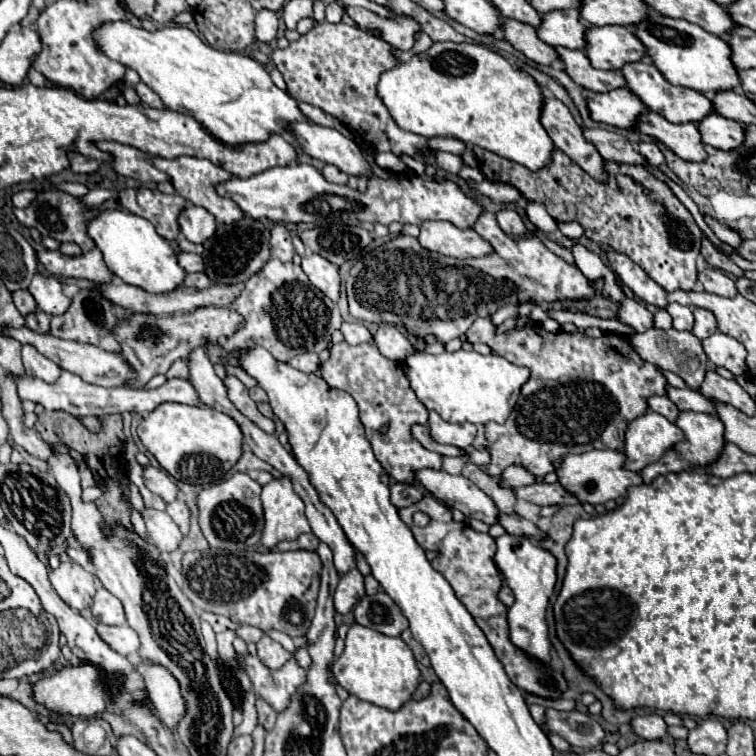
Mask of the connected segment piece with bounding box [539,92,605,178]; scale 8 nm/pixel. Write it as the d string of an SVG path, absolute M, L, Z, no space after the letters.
M545 92L543 96L539 122L547 130L555 148L565 152L587 174L593 174L593 178L605 178L605 174L601 174L601 154L597 154L597 150L593 150L593 146L589 146L589 142L581 138L581 126L573 120L567 106L549 92Z

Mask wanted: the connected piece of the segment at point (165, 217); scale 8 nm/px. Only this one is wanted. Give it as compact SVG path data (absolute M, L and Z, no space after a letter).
M137 188L137 190L121 190L119 202L129 212L147 218L153 222L157 232L173 242L179 236L179 214L187 206L187 200L179 194L163 194L151 188Z

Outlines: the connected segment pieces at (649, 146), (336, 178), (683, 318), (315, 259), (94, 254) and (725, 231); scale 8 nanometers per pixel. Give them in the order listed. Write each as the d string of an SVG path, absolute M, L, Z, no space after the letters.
M641 142L641 144L639 144L639 154L647 160L647 164L649 164L651 168L659 168L659 166L665 162L665 158L663 158L663 154L661 154L661 150L657 148L655 142Z
M325 164L325 168L321 170L321 174L325 176L325 180L333 182L333 184L347 184L347 174L337 170L337 166L331 166L331 164Z
M673 302L673 304L667 306L667 312L673 318L673 328L675 330L691 330L693 328L693 312L691 312L691 308Z
M309 254L301 260L303 272L309 276L309 282L319 288L333 302L339 300L339 270L329 260L319 254Z
M93 248L83 256L65 256L53 250L37 252L37 260L45 266L45 270L53 276L61 278L87 278L99 284L107 284L111 280L109 270L105 270L105 262L101 252Z
M705 216L705 222L711 226L711 230L717 234L717 238L719 238L721 242L725 242L725 244L729 244L729 246L741 246L741 236L739 236L735 230L719 224L719 222L713 220L711 216Z

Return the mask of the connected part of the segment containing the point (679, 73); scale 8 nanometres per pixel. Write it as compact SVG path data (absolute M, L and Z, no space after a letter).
M647 12L641 22L633 24L633 34L647 48L647 56L667 82L693 88L697 92L737 88L737 70L733 62L729 62L729 46L725 46L719 36L701 30L701 26L693 26L685 20L665 18L657 12Z

